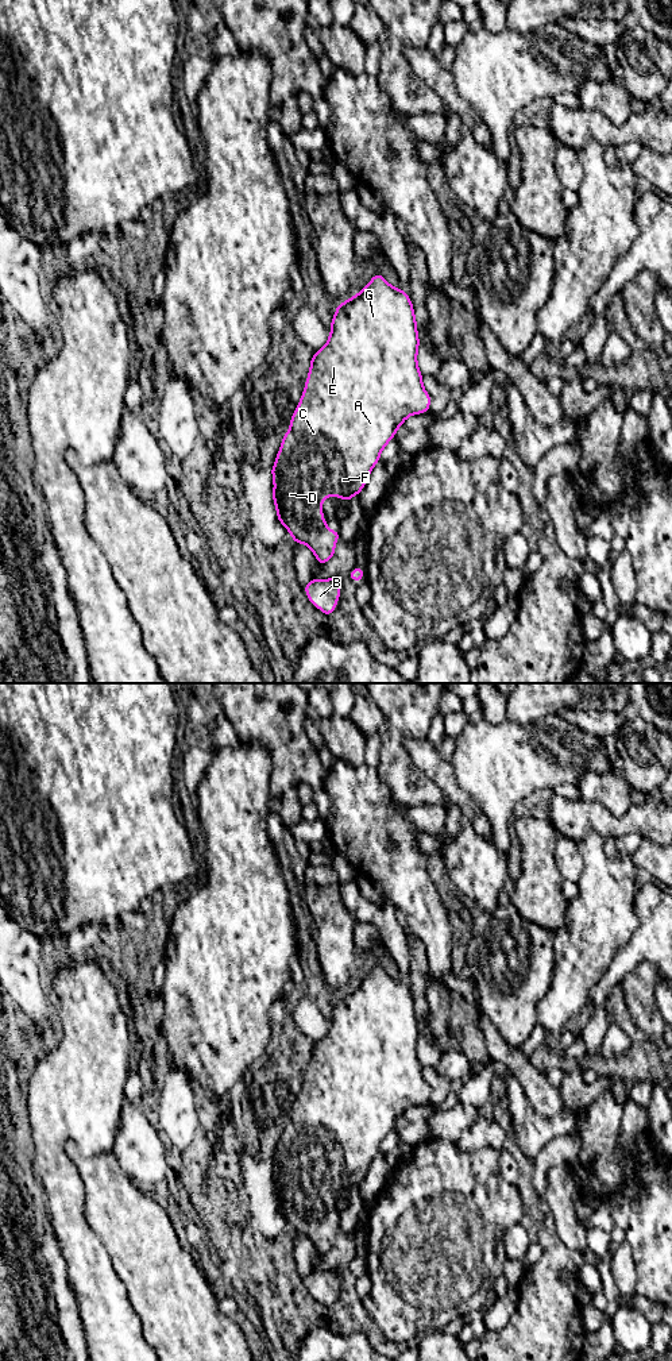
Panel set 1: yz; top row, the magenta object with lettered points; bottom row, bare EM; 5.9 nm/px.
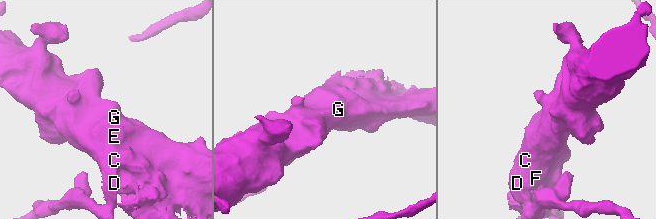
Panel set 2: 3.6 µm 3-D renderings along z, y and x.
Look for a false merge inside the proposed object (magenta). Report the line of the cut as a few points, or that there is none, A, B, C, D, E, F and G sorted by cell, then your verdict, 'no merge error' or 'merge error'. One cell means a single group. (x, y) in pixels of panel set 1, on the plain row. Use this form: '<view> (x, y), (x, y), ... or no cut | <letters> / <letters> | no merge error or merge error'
no cut | A B C D E F G | no merge error

